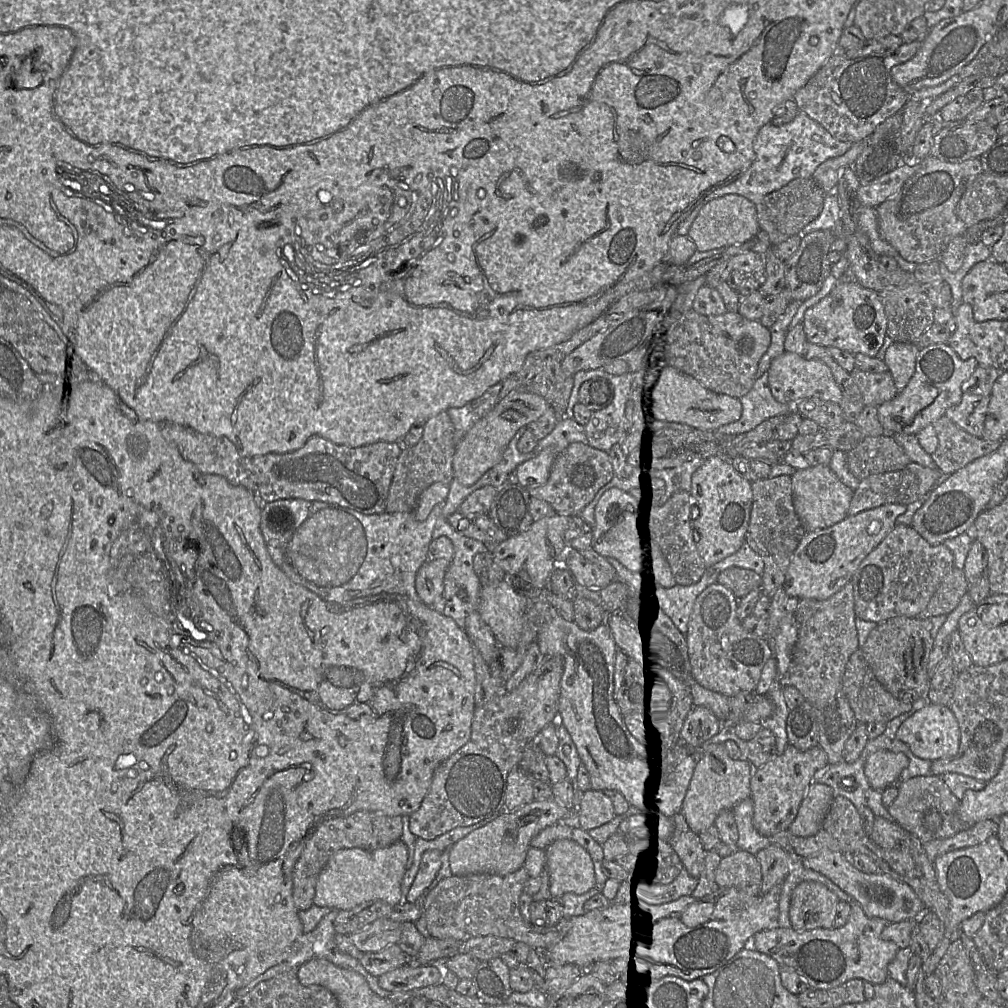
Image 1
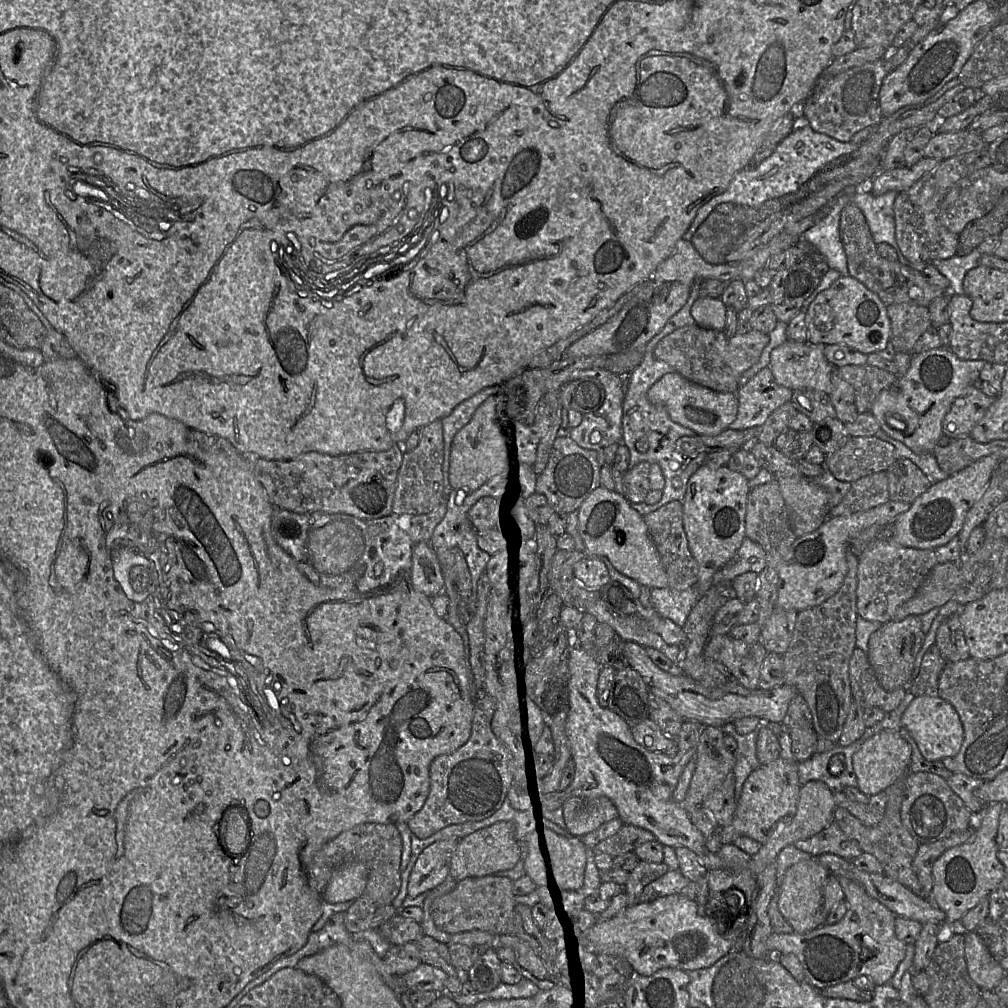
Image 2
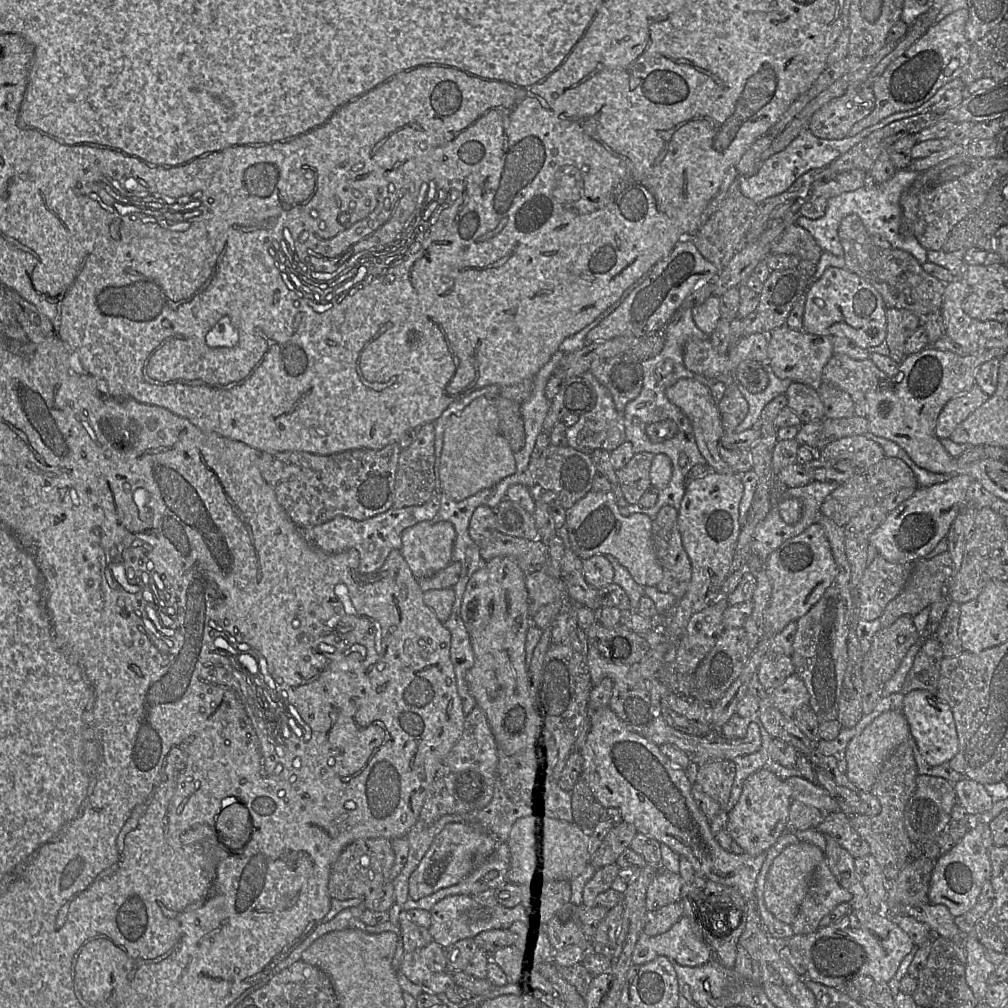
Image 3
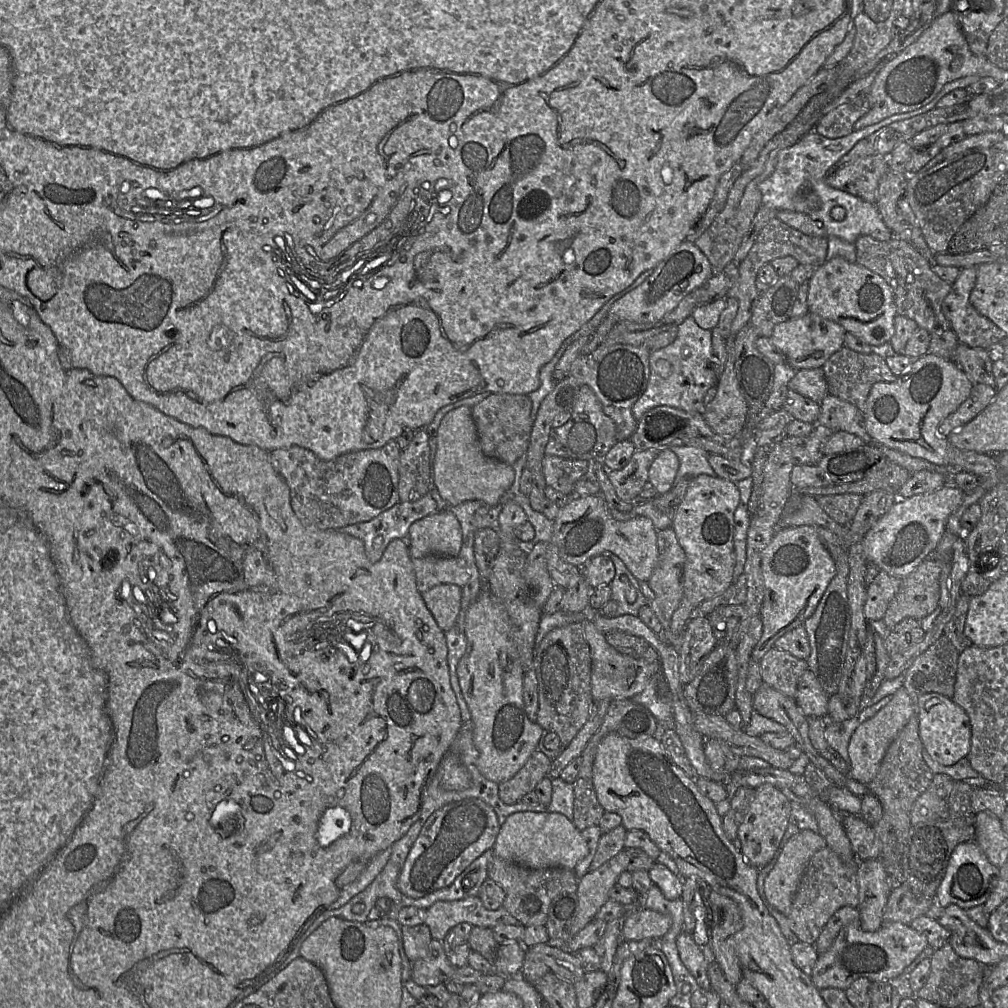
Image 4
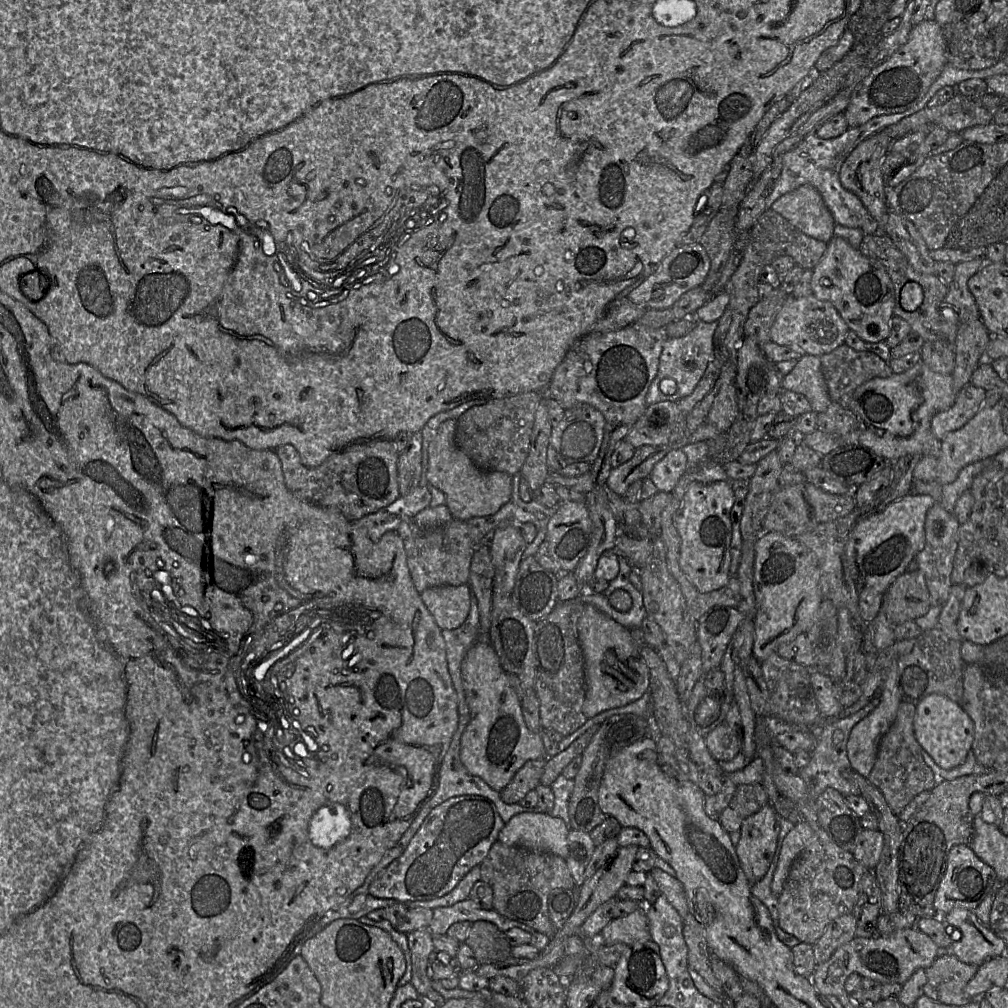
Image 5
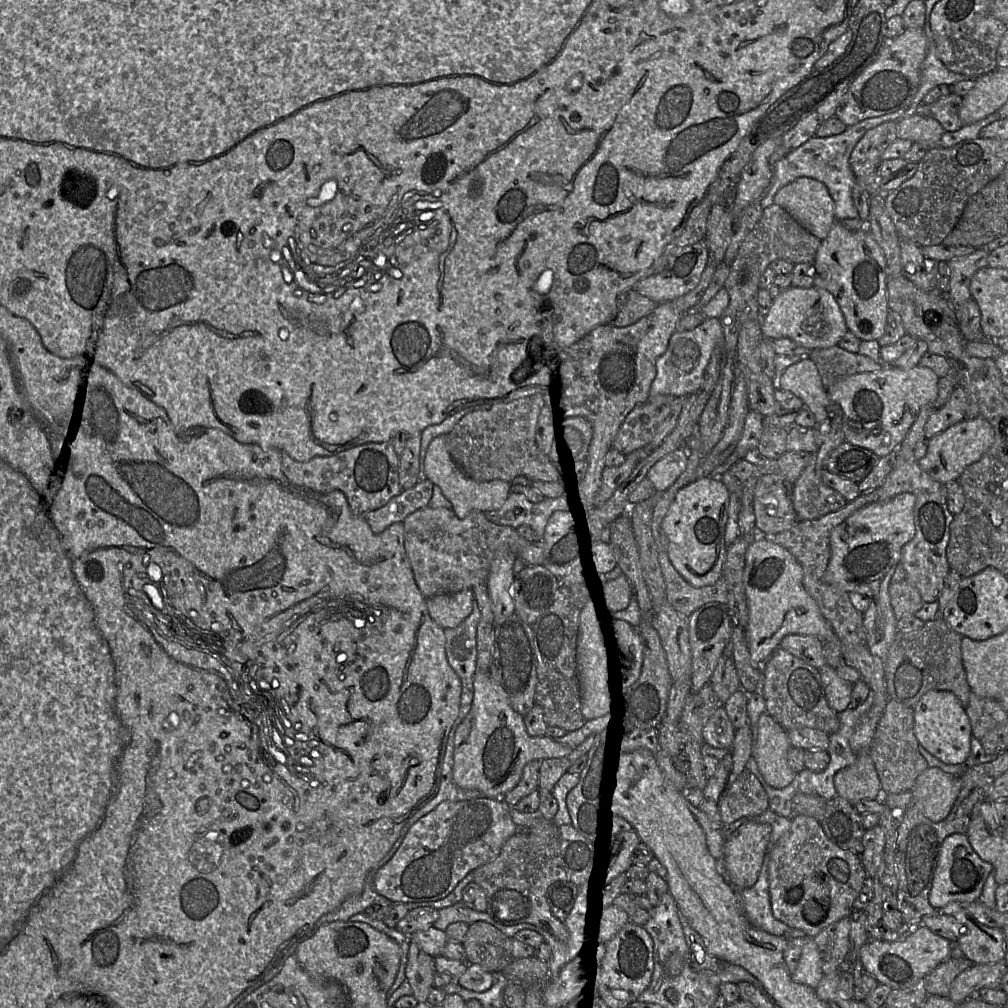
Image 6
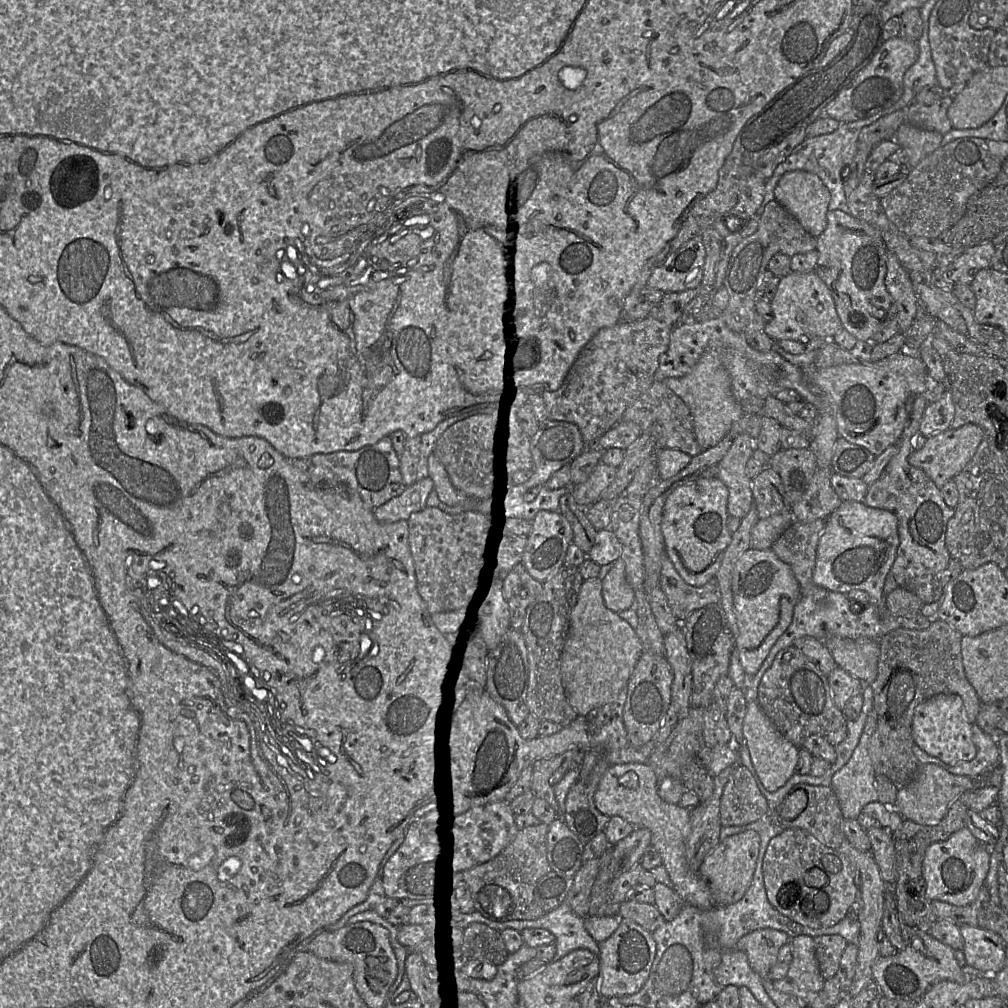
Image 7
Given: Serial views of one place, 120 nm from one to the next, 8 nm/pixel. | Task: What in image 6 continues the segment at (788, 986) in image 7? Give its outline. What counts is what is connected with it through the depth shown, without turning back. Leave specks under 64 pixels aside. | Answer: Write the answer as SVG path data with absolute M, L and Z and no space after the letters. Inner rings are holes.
M809 938L803 946L797 967L791 974L791 979L795 983L803 984L816 990L823 976L818 947L813 938Z

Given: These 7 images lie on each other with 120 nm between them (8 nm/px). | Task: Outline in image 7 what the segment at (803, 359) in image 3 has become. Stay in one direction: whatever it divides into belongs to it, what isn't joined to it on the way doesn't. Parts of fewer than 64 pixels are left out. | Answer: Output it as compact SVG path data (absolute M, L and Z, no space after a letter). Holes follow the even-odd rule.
M790 272L781 277L777 292L770 301L773 318L765 325L766 334L775 342L800 340L802 336L830 340L843 328L831 291L813 272Z

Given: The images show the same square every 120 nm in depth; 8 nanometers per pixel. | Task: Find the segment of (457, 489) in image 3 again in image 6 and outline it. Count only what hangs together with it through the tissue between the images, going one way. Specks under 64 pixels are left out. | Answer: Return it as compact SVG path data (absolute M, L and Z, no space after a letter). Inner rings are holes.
M439 435L430 442L423 460L423 477L438 486L444 497L451 504L451 509L459 518L464 518L471 511L496 510L502 507L511 490L507 481L500 479L479 482L466 476L451 458L445 435Z

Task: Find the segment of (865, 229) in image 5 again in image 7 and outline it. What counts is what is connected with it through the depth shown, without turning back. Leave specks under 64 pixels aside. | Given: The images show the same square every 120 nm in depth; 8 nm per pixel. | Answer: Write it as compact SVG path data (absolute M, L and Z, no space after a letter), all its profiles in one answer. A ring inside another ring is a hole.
M901 99L893 105L886 107L885 109L879 111L876 114L873 114L868 118L853 122L841 123L840 126L832 133L806 138L793 150L793 152L784 162L780 163L776 167L772 176L766 181L765 194L762 204L758 208L758 214L761 215L767 203L775 199L774 189L782 175L794 170L807 171L817 175L821 179L821 181L828 188L831 194L828 211L842 210L846 213L849 213L842 171L845 167L850 166L853 161L853 158L858 149L858 139L860 136L860 132L865 126L868 126L881 117L891 114L899 109L905 109L905 107L903 107L903 102Z

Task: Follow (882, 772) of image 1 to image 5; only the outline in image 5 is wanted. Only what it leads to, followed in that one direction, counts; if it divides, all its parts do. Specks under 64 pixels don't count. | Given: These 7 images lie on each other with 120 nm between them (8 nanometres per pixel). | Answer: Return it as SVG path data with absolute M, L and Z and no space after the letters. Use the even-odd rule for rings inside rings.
M897 660L886 670L879 704L851 730L847 754L851 767L867 778L876 761L879 742L894 722L900 693L897 685Z

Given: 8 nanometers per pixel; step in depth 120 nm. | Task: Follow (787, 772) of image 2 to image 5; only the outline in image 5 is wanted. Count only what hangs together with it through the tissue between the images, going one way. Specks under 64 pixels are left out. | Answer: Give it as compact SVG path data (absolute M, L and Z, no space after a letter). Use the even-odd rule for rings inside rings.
M770 803L743 821L735 850L751 885L767 873L776 851L779 833L779 815Z

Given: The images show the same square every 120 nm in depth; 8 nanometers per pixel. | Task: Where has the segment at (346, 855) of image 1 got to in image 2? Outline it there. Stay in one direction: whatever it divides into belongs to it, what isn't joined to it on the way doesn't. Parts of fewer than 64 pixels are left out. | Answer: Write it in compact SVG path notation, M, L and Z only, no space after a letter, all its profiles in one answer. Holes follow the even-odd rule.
M347 862L337 867L323 891L321 898L327 903L336 904L355 901L364 893L368 868L361 862Z

